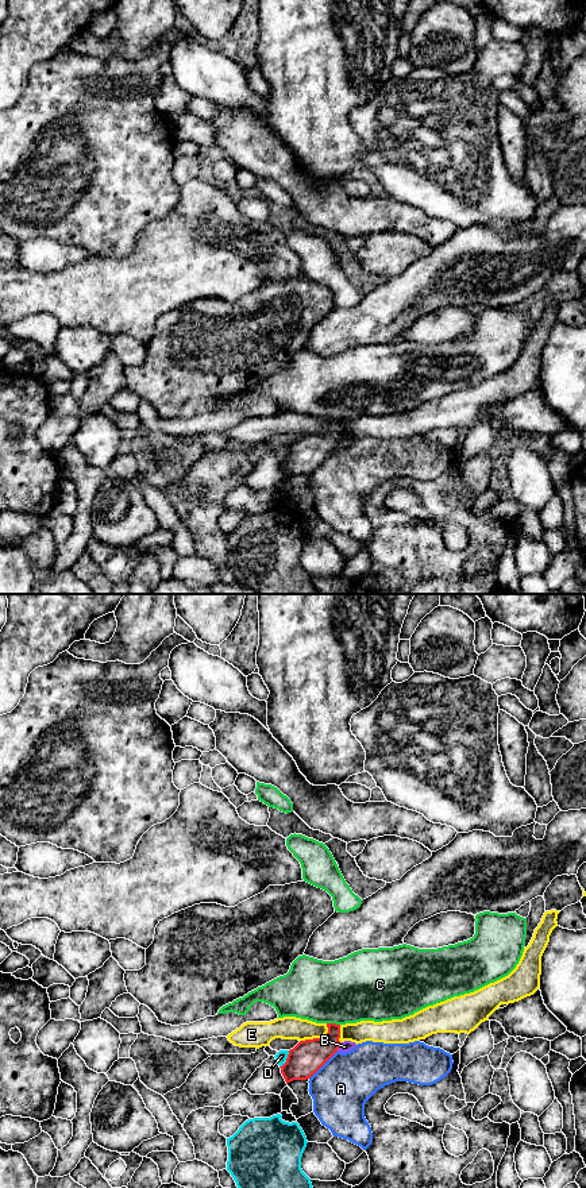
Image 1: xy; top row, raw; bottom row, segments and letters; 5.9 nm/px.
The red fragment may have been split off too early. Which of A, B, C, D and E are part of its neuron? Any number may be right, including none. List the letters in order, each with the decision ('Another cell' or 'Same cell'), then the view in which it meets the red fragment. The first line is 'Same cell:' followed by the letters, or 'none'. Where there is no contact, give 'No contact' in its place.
Same cell: none
A: Another cell. Touches red in xy
B: Another cell. Touches red in xy
C: Another cell. Touches red in xy
D: Another cell. Touches red in xy
E: Another cell. Touches red in xy

